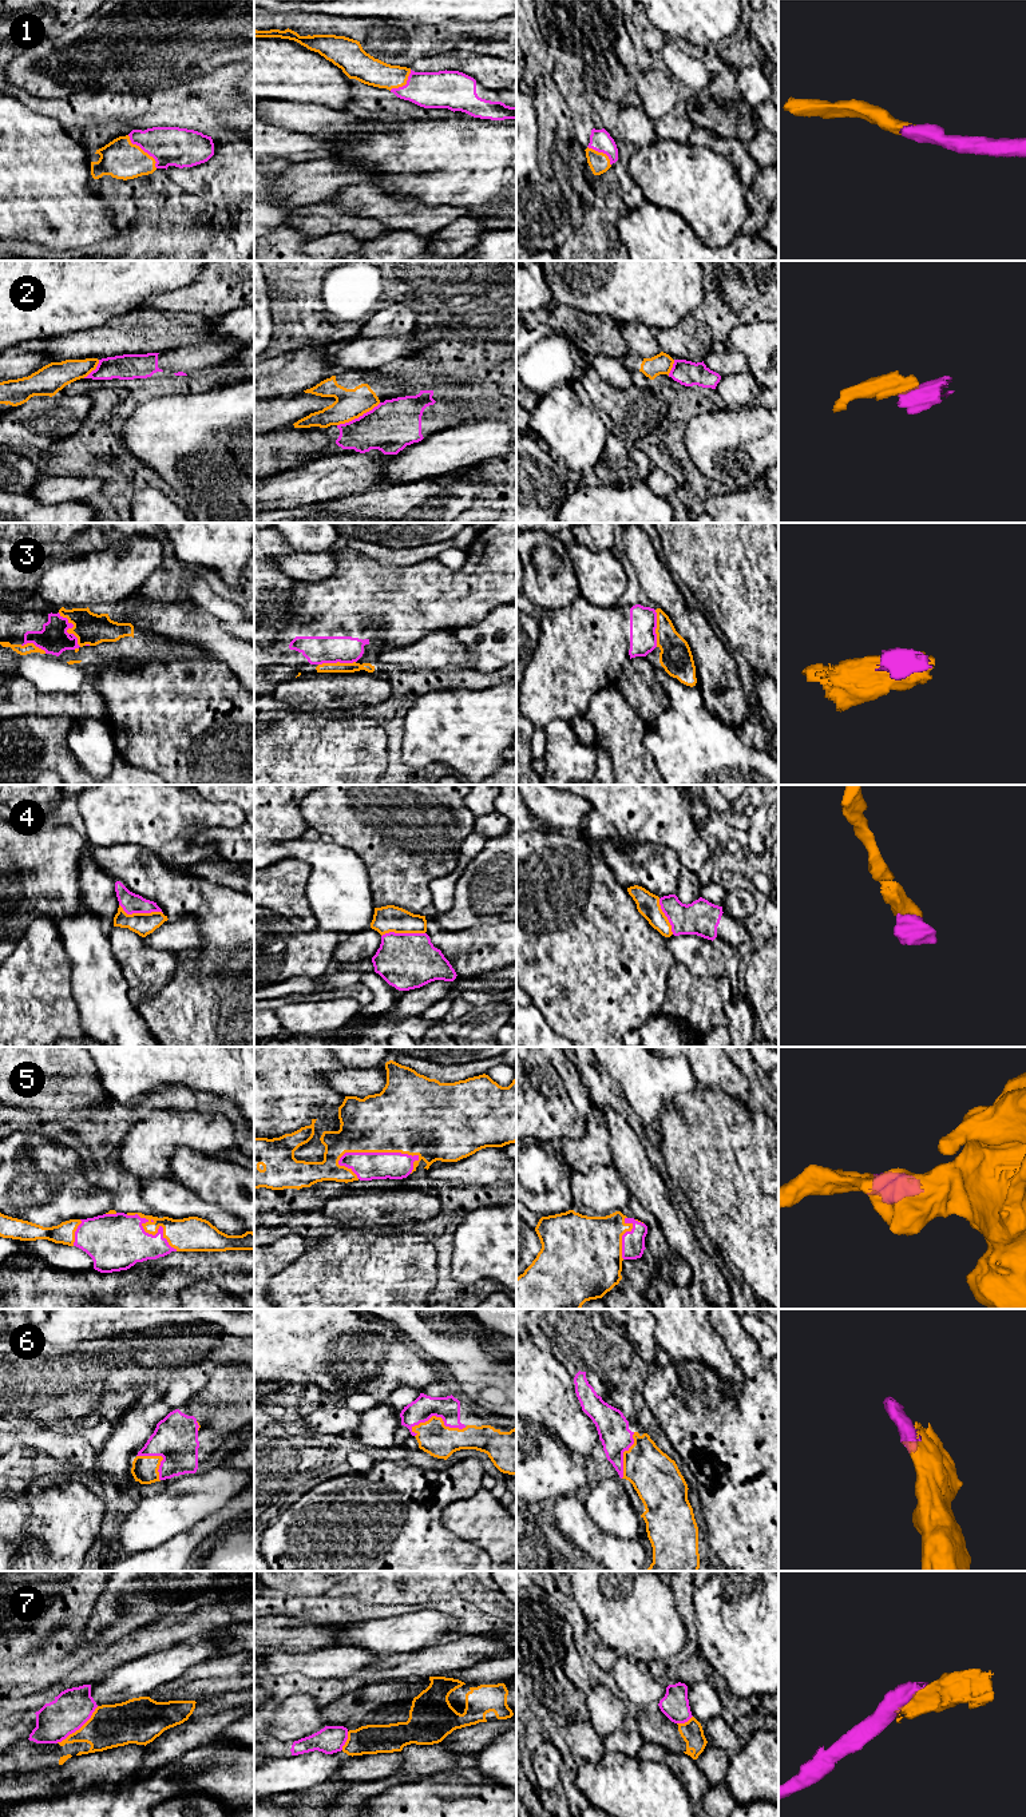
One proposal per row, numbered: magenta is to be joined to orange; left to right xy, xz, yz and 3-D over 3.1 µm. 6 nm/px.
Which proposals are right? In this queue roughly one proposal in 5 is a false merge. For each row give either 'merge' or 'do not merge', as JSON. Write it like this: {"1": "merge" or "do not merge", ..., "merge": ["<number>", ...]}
{"1": "merge", "2": "do not merge", "3": "do not merge", "4": "merge", "5": "merge", "6": "merge", "7": "do not merge", "merge": ["1", "4", "5", "6"]}

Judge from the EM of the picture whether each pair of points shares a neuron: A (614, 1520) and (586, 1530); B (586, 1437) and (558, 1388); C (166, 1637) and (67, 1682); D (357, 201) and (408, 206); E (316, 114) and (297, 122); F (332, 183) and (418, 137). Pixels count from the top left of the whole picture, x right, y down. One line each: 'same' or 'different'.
A: different
B: same
C: same
D: same
E: same
F: different

